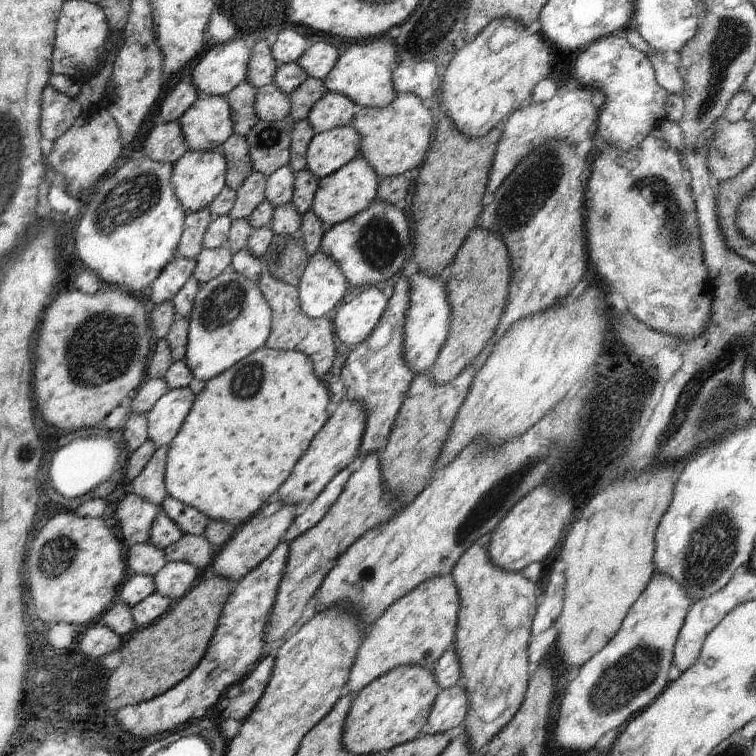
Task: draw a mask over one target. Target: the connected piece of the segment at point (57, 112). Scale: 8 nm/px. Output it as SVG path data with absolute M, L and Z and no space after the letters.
M50 85L44 88L41 98L41 132L50 142L62 136L82 114L74 98L59 92Z

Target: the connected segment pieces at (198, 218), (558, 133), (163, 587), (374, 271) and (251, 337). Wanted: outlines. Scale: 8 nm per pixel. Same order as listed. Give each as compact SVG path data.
M207 208L188 213L184 221L184 232L177 246L177 256L195 259L203 249L204 233L213 220Z
M581 86L564 92L562 96L554 95L549 101L525 103L512 112L505 120L504 132L497 144L485 190L486 201L509 177L512 169L537 146L546 141L568 141L577 147L584 140L592 139L597 130L598 111L603 100L604 95L600 91Z
M167 562L153 576L155 592L176 601L192 588L197 571L190 563Z
M376 200L348 220L327 228L319 251L336 262L352 286L378 286L402 270L412 255L408 220L396 205Z
M229 269L200 285L188 318L184 362L194 378L209 381L265 346L271 331L273 312L257 283Z

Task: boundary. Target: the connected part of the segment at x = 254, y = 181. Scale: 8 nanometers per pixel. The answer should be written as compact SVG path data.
M256 171L246 178L237 190L234 206L228 214L233 221L248 218L265 201L266 181L267 177Z

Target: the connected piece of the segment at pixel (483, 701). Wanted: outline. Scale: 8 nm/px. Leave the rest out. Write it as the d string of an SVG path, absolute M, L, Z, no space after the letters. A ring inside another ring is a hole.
M491 533L478 538L457 560L450 574L459 592L458 622L452 648L469 700L462 725L474 753L482 752L519 712L533 671L527 652L537 609L538 584L524 578L521 572L505 571L494 565L487 555L490 539Z

